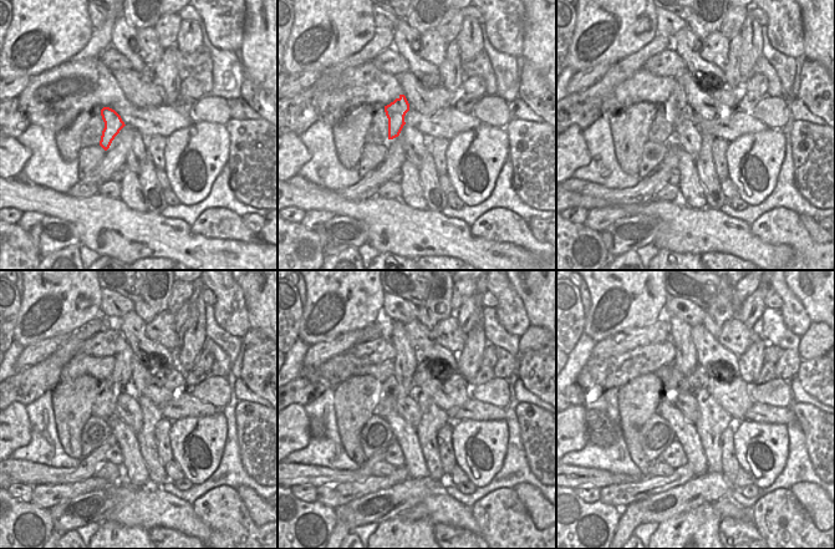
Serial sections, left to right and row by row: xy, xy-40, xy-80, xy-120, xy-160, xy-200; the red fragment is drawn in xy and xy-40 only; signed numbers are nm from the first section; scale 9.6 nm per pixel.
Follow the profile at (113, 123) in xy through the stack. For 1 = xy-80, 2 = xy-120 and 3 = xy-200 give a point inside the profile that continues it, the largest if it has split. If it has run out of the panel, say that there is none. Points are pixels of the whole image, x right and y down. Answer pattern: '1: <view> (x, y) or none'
1: xy-80 (677, 103)
2: xy-120 (120, 380)
3: xy-200 (685, 361)

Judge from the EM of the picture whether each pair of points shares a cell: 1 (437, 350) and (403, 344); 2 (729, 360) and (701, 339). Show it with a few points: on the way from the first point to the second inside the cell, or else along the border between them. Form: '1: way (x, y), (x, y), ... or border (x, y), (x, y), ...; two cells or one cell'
1: border (403, 325), (410, 346), (418, 362); two cells
2: way (722, 355), (714, 352), (708, 346); one cell

